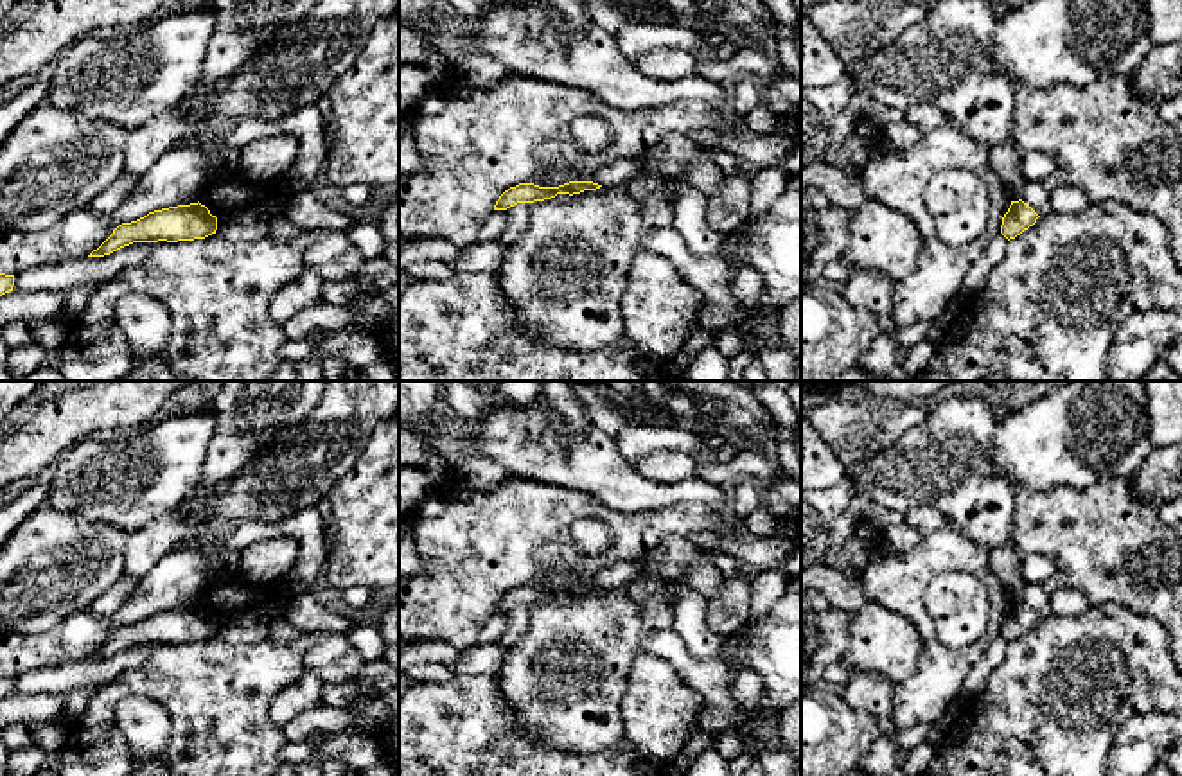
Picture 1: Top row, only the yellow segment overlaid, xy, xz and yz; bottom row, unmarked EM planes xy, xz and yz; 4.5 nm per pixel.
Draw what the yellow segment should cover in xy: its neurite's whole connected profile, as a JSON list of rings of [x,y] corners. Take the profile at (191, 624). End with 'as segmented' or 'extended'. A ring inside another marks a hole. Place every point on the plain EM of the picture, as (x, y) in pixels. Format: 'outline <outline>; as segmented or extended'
outline [[[199,604],[169,609],[119,627],[88,659],[104,659],[133,645],[194,643],[212,636],[232,645],[253,645],[269,638],[269,622],[255,613],[216,620]]]; extended

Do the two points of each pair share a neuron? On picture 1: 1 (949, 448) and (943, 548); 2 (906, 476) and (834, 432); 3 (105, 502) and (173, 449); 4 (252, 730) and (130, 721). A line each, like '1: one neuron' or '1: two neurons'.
1: two neurons
2: two neurons
3: one neuron
4: two neurons

